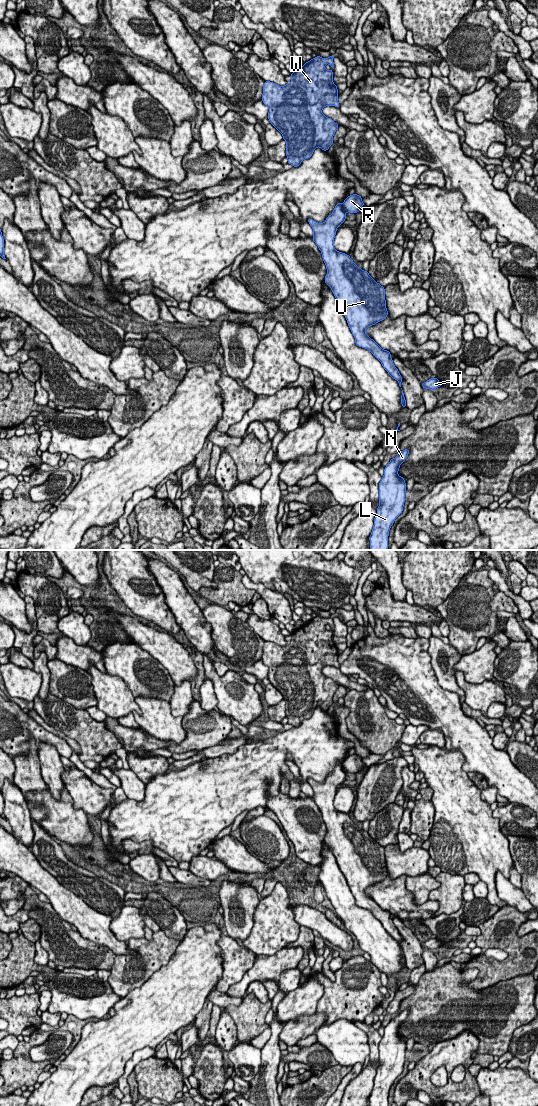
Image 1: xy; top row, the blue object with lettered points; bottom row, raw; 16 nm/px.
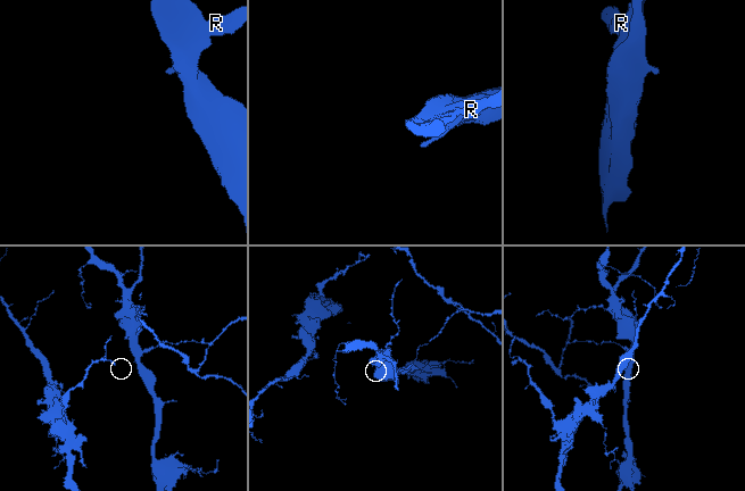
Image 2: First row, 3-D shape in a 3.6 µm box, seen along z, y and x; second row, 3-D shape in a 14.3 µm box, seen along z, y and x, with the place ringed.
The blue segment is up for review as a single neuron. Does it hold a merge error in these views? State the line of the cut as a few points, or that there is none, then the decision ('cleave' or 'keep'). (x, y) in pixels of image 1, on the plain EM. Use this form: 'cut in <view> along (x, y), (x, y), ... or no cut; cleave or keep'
cut in xy along (341, 764), (341, 768), (345, 772); cleave

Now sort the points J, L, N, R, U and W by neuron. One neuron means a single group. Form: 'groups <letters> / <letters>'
groups J L N U W / R

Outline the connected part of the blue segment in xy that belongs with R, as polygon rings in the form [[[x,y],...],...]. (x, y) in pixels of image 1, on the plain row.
[[[353,754],[353,755],[349,755],[344,762],[342,763],[342,770],[346,773],[357,773],[360,771],[360,769],[362,768],[362,766],[365,765],[362,761],[362,757],[357,755],[357,754]]]

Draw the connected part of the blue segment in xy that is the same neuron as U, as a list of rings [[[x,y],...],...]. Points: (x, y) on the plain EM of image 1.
[[[340,762],[324,783],[308,779],[314,792],[312,799],[321,811],[326,825],[325,844],[331,848],[356,905],[369,910],[401,947],[402,937],[393,923],[390,912],[383,910],[365,892],[368,887],[388,876],[385,849],[369,835],[368,831],[358,827],[348,814],[334,808],[337,788],[345,780],[346,774]]]

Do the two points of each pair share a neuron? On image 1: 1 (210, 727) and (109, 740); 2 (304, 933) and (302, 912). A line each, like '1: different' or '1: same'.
1: different
2: different

